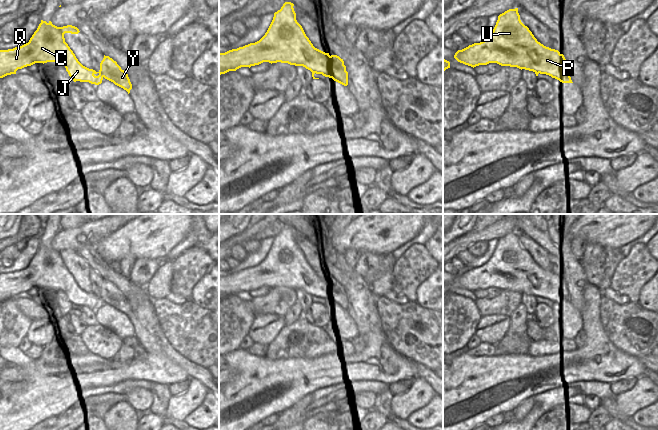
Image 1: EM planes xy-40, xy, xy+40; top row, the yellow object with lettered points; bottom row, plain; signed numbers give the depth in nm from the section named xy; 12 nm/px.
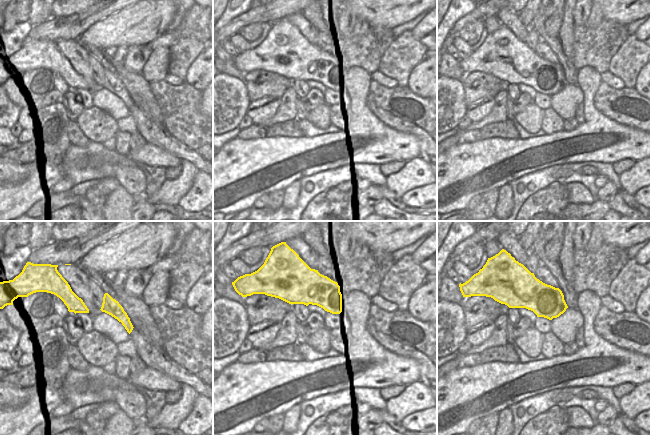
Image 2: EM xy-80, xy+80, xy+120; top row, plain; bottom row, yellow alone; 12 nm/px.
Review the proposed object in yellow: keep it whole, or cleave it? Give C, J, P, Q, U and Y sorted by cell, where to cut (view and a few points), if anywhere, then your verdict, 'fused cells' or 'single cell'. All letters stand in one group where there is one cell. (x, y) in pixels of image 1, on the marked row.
C J P Q U / Y; cut in xy along (328, 58), (333, 64), (343, 64); fused cells

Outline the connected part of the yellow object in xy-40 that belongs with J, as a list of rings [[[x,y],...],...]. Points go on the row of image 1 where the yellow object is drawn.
[[[41,20],[28,43],[13,49],[0,50],[0,78],[16,74],[18,69],[35,63],[57,62],[65,66],[74,82],[101,84],[103,60],[98,72],[89,69],[78,61],[65,42],[65,33],[78,34],[79,32],[79,29],[72,25],[57,27],[51,21],[47,23]]]

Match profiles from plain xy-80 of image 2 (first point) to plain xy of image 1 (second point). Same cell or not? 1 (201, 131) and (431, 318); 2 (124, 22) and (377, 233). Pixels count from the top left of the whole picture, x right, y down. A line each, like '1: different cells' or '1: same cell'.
1: same cell
2: same cell

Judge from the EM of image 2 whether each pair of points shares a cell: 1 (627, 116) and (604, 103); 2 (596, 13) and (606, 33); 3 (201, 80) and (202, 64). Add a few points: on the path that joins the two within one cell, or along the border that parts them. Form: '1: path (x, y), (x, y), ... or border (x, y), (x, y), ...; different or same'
1: path (621, 112), (610, 108); same
2: border (605, 19), (594, 27), (585, 25); different
3: path (201, 76), (202, 68); same

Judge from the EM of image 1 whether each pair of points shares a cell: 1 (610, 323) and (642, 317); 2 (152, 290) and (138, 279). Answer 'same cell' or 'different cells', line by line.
1: same cell
2: different cells

